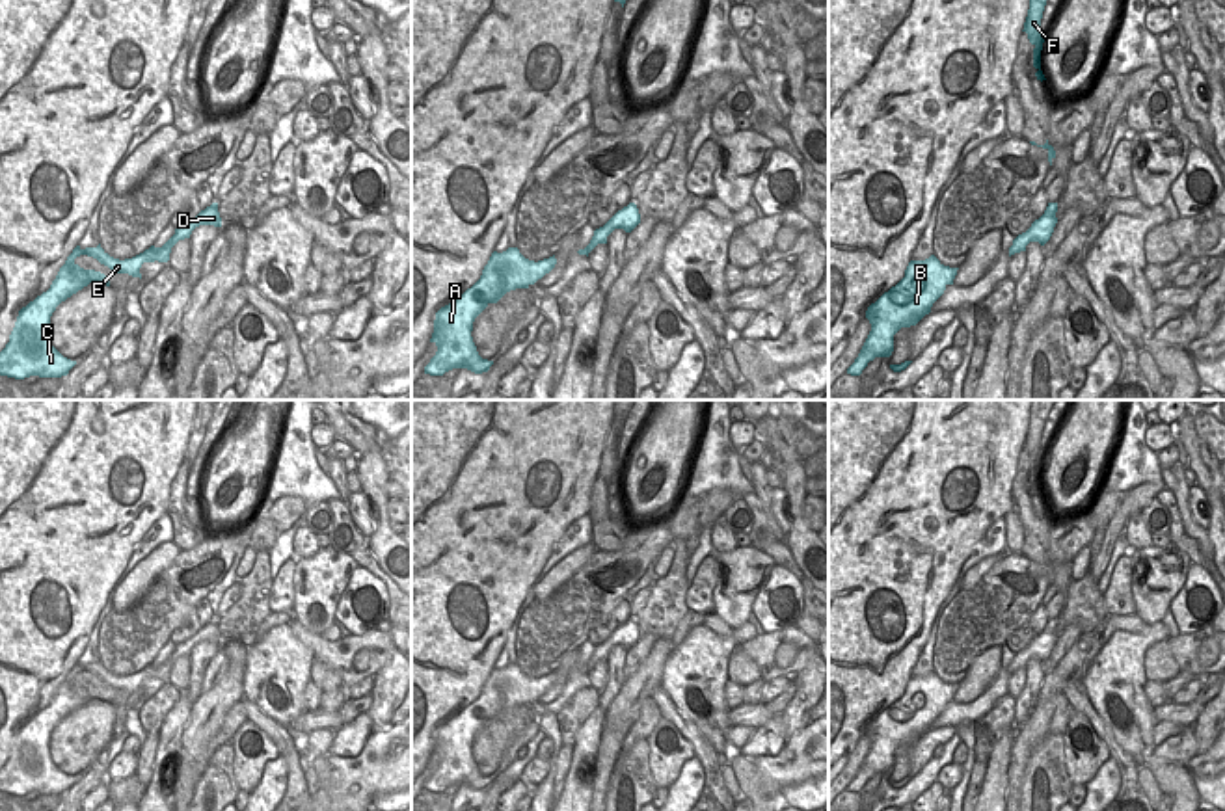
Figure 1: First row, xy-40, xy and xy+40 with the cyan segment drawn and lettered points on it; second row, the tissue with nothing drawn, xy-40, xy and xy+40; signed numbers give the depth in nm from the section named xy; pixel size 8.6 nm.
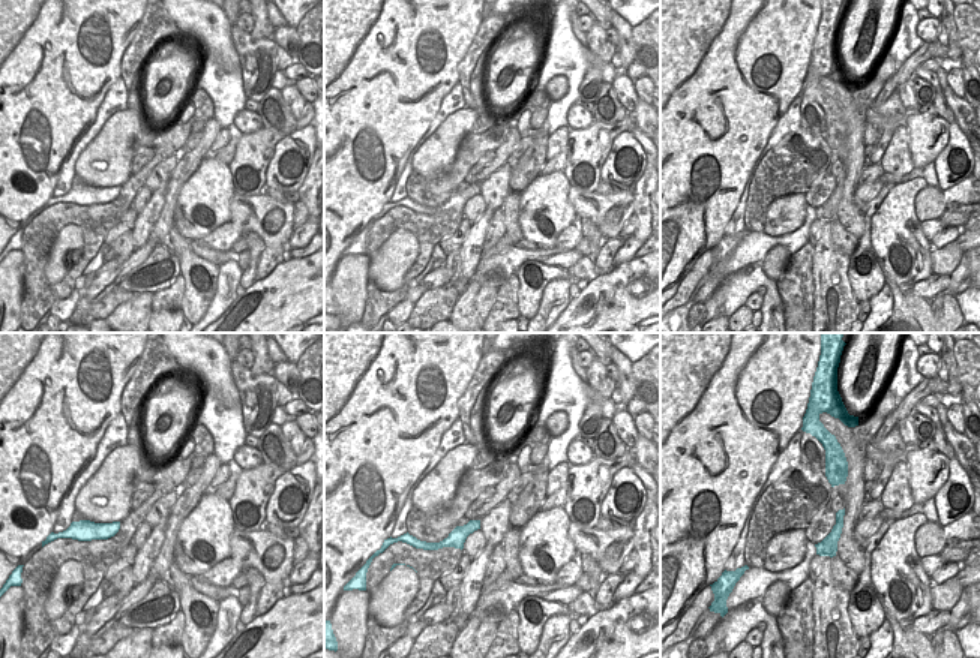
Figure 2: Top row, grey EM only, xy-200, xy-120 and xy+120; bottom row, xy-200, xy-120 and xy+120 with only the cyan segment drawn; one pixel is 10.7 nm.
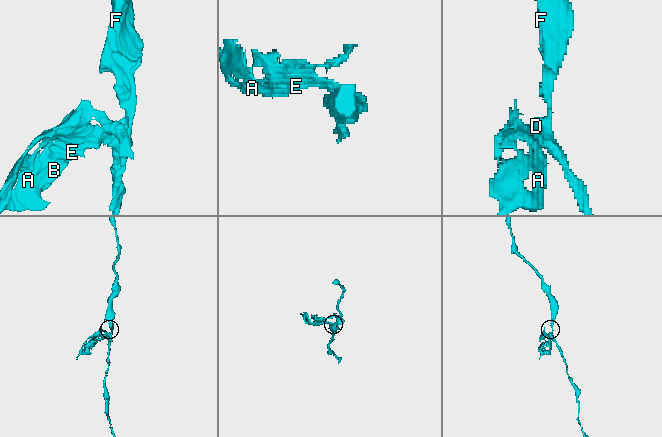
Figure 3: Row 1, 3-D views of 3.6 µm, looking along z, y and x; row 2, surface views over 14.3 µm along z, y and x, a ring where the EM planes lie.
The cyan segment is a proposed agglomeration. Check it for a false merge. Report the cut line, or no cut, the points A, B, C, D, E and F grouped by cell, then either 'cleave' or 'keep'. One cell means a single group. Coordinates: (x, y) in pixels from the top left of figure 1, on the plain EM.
xy (611, 635), (613, 646) | A B C E / D F | cleave

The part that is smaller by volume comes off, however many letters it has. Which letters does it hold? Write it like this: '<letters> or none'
A, B, C, E

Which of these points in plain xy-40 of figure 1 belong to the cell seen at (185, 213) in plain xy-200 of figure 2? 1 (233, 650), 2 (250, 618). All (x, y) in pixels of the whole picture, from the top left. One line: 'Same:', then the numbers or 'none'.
Same: none

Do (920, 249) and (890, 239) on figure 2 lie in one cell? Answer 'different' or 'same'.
same

